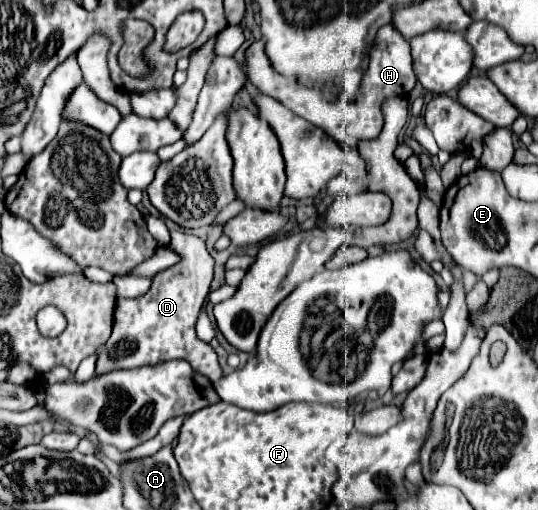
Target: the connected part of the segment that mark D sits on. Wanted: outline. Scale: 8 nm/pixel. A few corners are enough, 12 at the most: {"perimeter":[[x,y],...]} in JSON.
{"perimeter":[[171,233],[183,261],[119,299],[97,375],[187,361],[211,381],[195,335],[213,281],[203,239]]}

